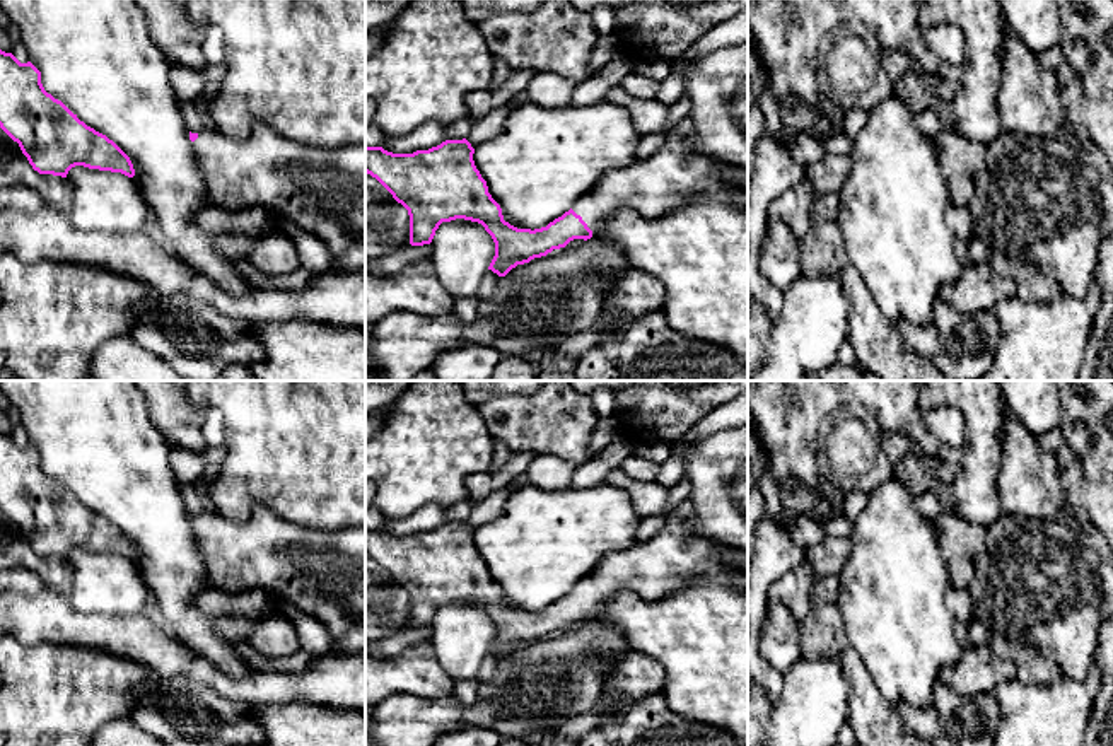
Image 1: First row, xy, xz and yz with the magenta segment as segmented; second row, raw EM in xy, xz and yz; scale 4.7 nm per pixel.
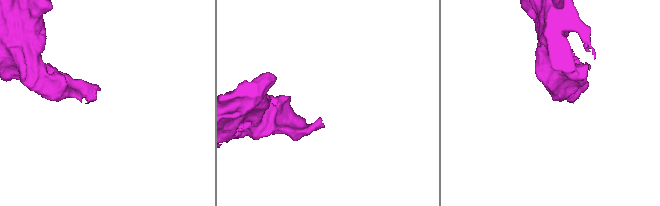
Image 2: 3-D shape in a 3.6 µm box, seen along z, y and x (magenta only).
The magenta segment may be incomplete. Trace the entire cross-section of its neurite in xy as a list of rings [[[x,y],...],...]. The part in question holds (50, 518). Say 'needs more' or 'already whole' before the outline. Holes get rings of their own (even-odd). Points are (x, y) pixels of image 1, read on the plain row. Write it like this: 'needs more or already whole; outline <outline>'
already whole; outline [[[0,432],[0,510],[39,557],[67,560],[75,548],[135,558],[130,539],[48,476],[41,454]]]

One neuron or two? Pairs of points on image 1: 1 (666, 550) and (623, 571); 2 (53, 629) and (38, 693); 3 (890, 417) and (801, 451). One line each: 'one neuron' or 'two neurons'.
1: one neuron
2: two neurons
3: one neuron

